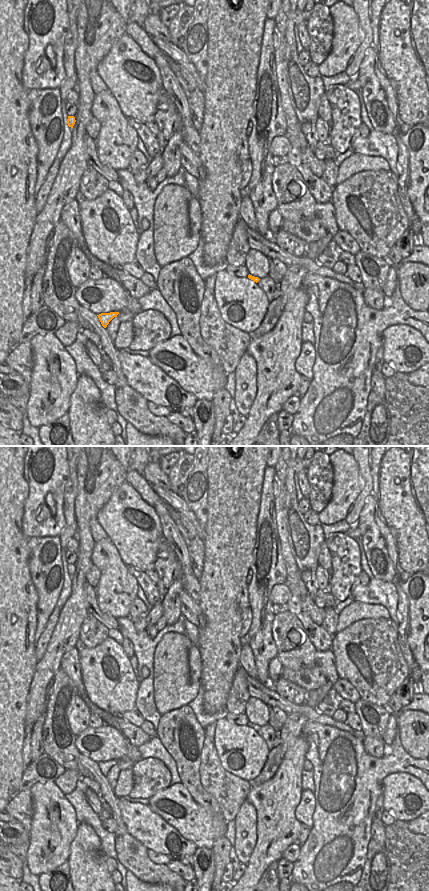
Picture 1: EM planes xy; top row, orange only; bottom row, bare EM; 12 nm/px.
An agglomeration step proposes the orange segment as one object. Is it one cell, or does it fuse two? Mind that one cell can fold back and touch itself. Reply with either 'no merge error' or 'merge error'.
merge error

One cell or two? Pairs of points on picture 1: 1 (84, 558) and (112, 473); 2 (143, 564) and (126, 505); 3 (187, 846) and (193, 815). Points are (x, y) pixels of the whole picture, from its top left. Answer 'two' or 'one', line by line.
1: one
2: one
3: two

